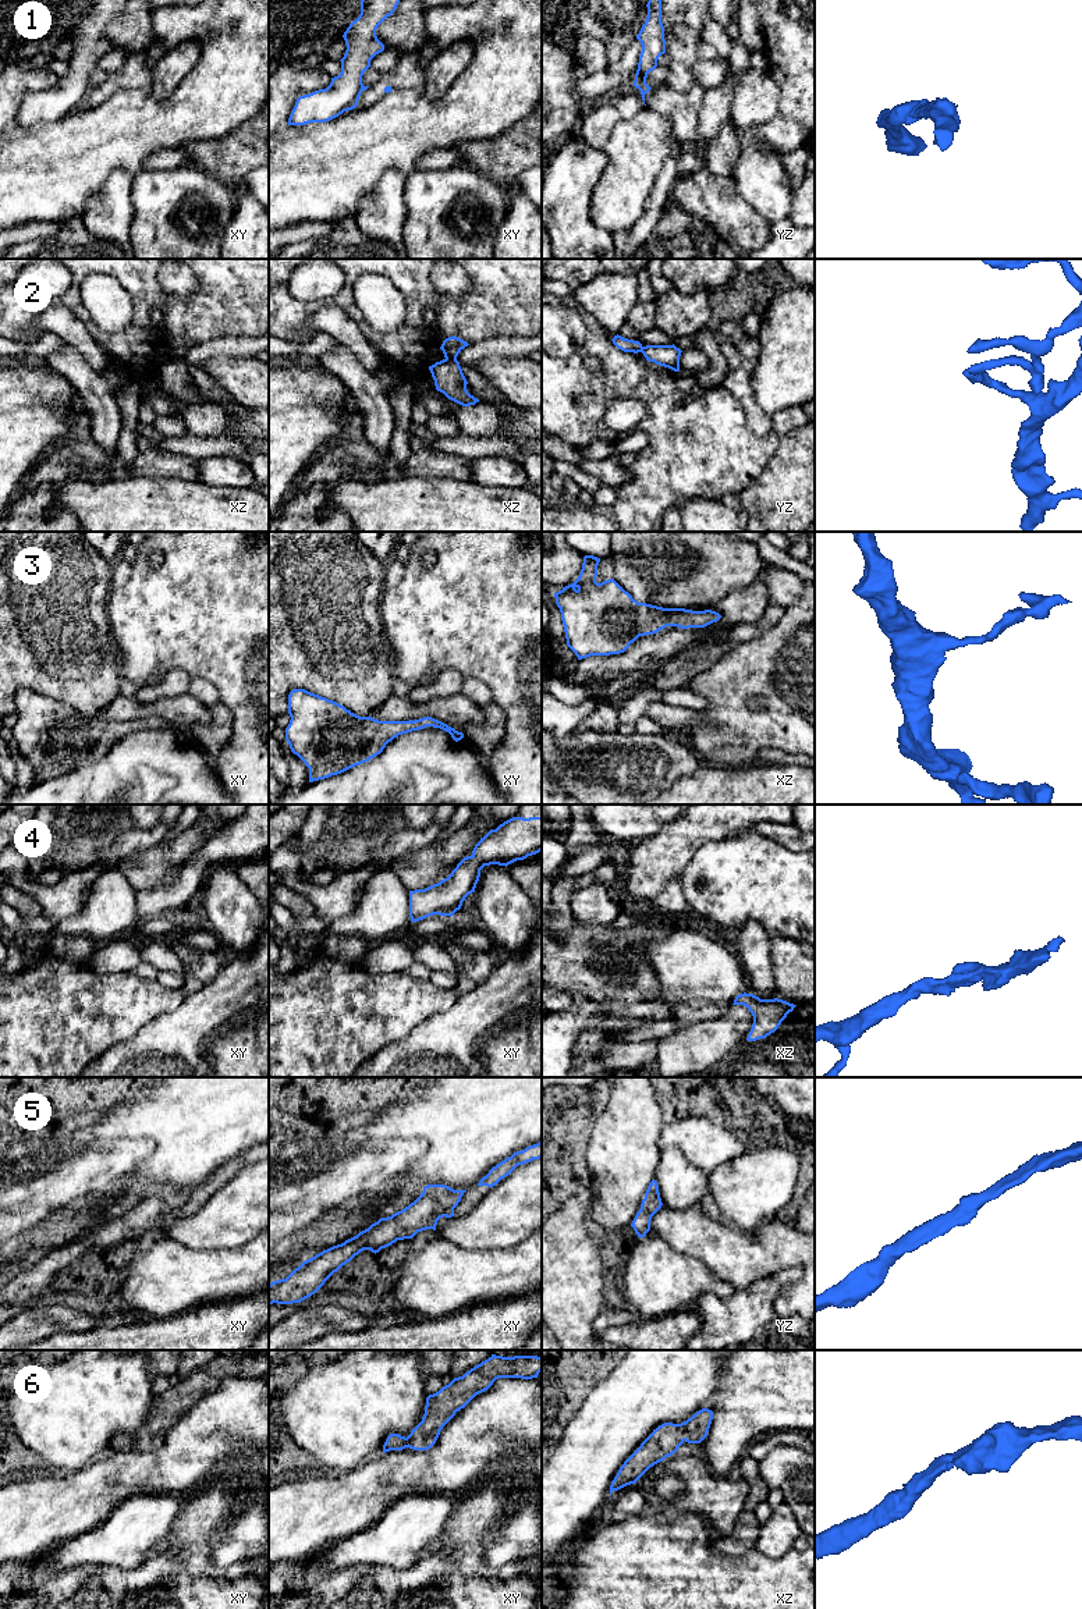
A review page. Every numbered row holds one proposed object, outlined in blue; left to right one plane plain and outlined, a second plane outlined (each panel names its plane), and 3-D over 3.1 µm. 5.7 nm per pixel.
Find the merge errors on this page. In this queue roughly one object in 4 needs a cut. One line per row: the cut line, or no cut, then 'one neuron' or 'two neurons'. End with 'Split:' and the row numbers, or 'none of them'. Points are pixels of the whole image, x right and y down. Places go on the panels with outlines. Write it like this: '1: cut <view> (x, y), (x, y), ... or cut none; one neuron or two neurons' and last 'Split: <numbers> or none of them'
1: cut yz (649, 86), (641, 92); two neurons
2: cut xz (446, 358), (456, 359); two neurons
3: cut none; one neuron
4: cut none; one neuron
5: cut none; one neuron
6: cut none; one neuron
Split: 1, 2

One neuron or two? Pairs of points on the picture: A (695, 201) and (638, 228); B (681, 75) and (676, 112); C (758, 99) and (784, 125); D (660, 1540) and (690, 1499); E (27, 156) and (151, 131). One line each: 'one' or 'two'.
A: two
B: two
C: two
D: two
E: one

